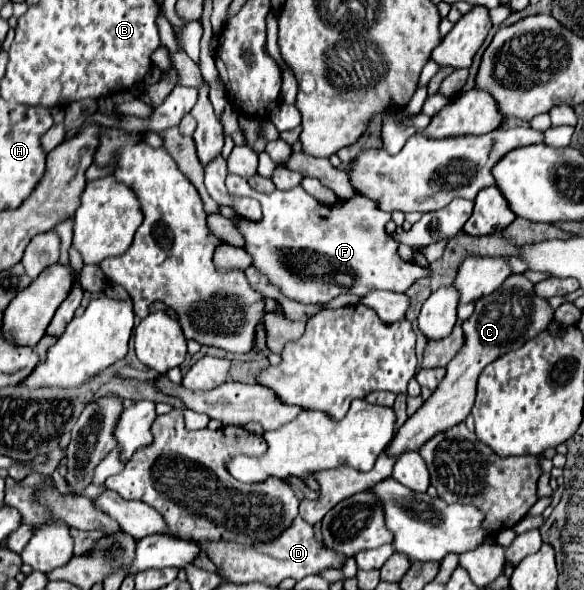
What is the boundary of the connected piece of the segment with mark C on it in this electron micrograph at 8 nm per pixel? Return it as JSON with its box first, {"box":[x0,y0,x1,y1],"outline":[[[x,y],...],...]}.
{"box":[388,275,554,455],"outline":[[[510,275],[496,293],[482,297],[476,301],[474,313],[462,323],[464,331],[464,347],[456,353],[456,357],[446,367],[446,377],[440,381],[432,397],[400,427],[394,441],[388,445],[388,455],[400,455],[404,451],[418,451],[430,437],[440,431],[462,423],[474,405],[476,399],[476,381],[482,369],[502,357],[502,353],[510,353],[512,349],[520,349],[526,341],[546,331],[554,317],[554,309],[546,299],[534,293],[534,283],[524,275]]]}

